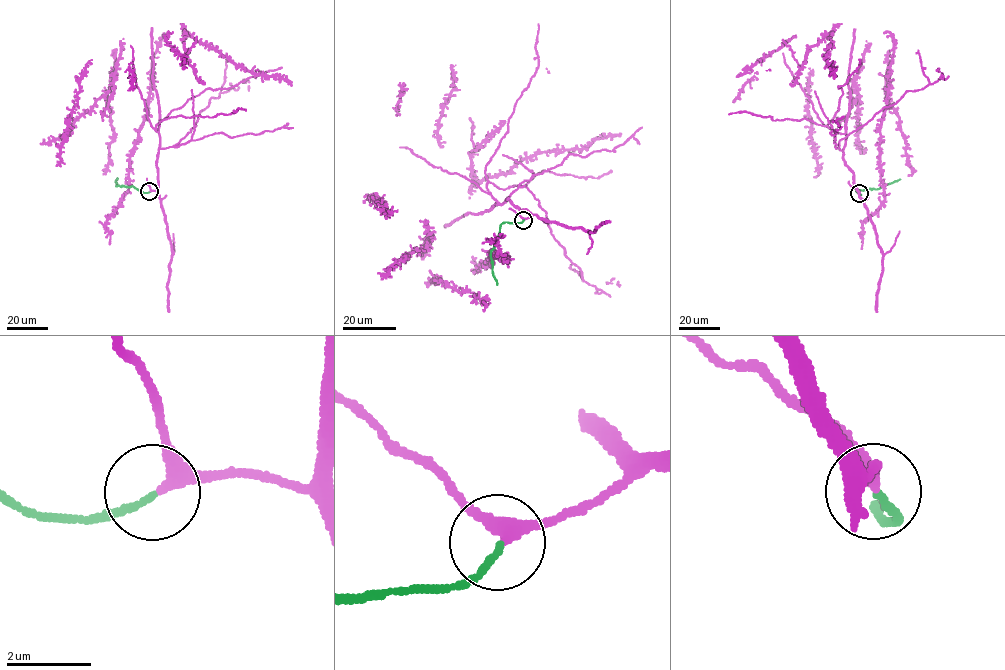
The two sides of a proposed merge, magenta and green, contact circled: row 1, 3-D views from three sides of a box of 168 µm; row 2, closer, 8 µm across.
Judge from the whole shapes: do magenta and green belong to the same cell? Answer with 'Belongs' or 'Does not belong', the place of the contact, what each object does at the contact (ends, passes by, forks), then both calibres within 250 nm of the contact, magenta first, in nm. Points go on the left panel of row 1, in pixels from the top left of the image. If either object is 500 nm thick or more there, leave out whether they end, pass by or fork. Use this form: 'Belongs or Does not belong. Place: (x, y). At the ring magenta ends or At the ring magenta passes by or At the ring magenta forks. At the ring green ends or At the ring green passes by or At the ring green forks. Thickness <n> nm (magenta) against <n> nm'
Belongs. Place: (149, 191). At the ring magenta passes by. At the ring green ends. Thickness 280 nm (magenta) against 150 nm

